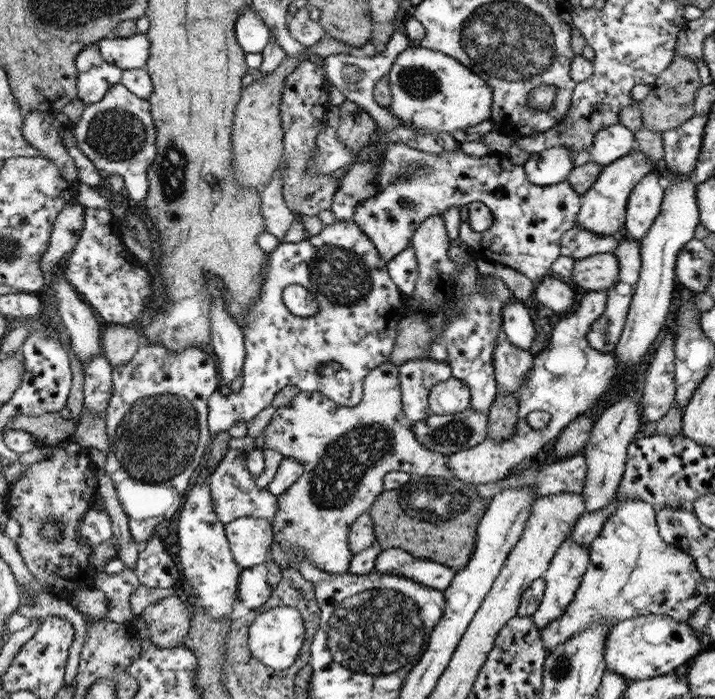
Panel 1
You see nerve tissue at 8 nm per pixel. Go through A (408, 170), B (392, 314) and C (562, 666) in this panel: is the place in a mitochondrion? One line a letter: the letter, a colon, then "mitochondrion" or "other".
A: mitochondrion
B: other
C: mitochondrion

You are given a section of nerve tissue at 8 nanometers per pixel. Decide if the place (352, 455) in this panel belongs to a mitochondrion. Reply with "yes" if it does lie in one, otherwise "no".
yes

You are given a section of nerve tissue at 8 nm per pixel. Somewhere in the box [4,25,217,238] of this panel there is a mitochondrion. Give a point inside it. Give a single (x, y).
(117, 135)

